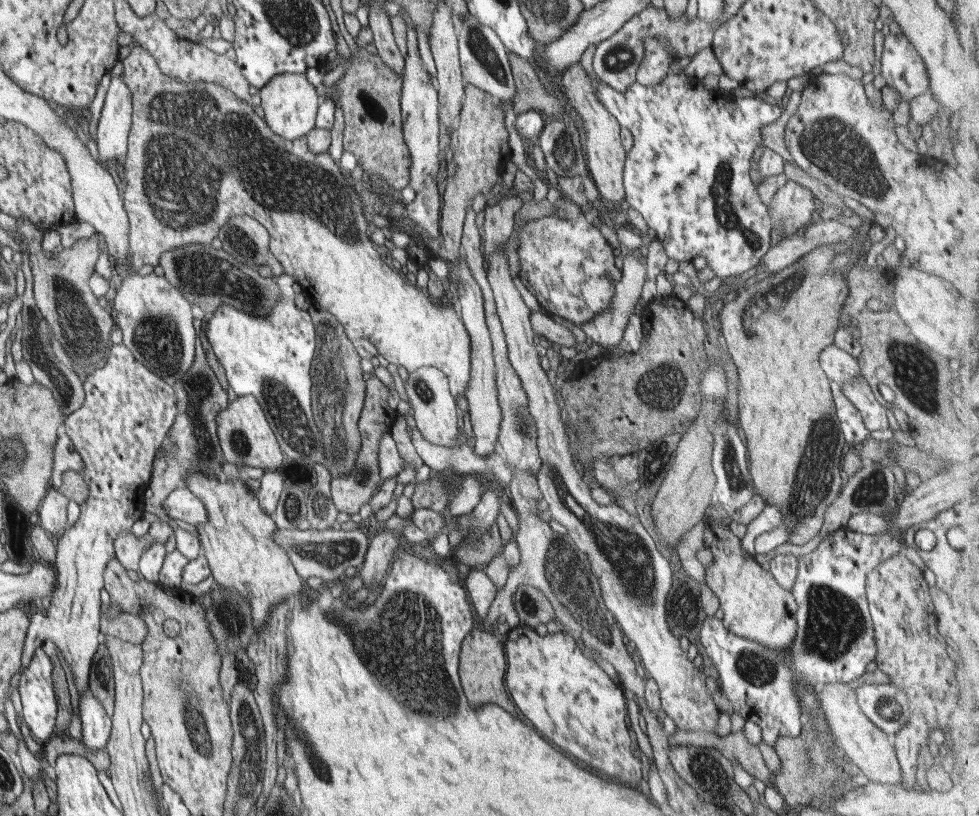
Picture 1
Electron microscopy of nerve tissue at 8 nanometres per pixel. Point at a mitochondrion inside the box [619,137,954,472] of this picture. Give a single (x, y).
(916, 377)

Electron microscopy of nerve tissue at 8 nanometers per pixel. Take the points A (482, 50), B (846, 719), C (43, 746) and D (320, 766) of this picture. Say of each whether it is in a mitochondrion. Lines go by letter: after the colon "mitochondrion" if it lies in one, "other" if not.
A: mitochondrion
B: other
C: other
D: mitochondrion

